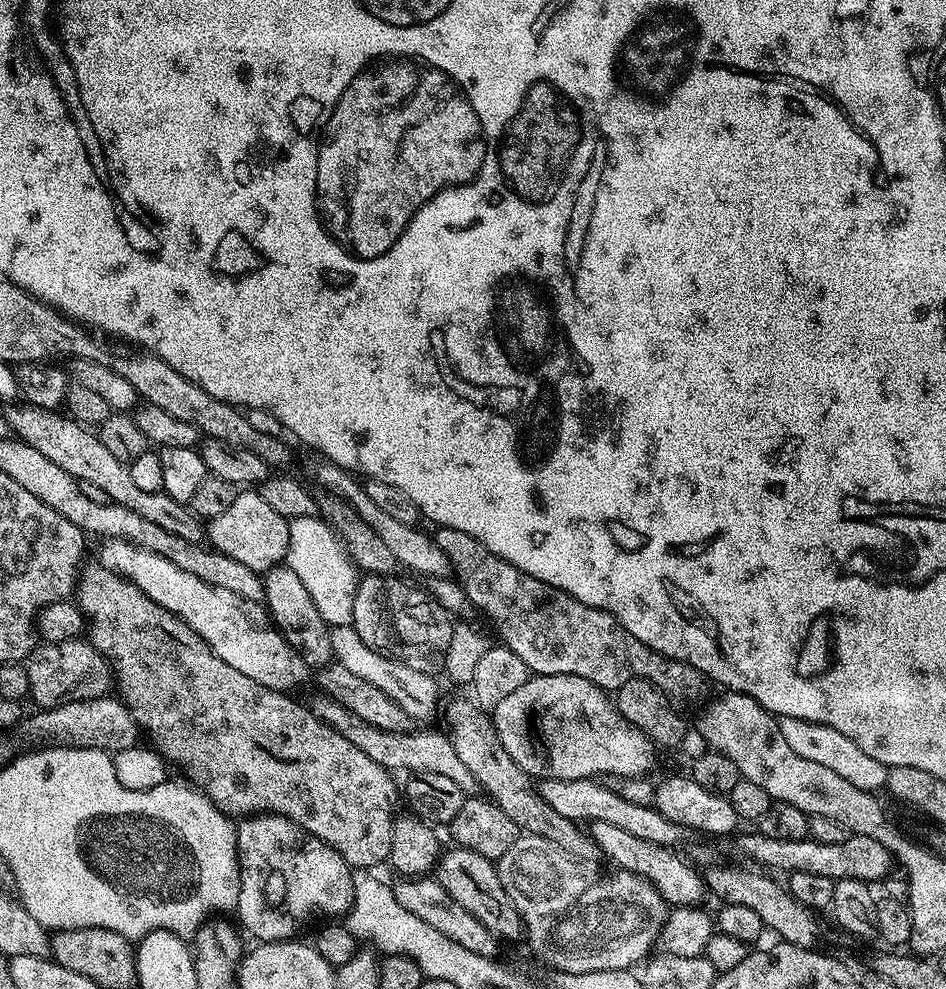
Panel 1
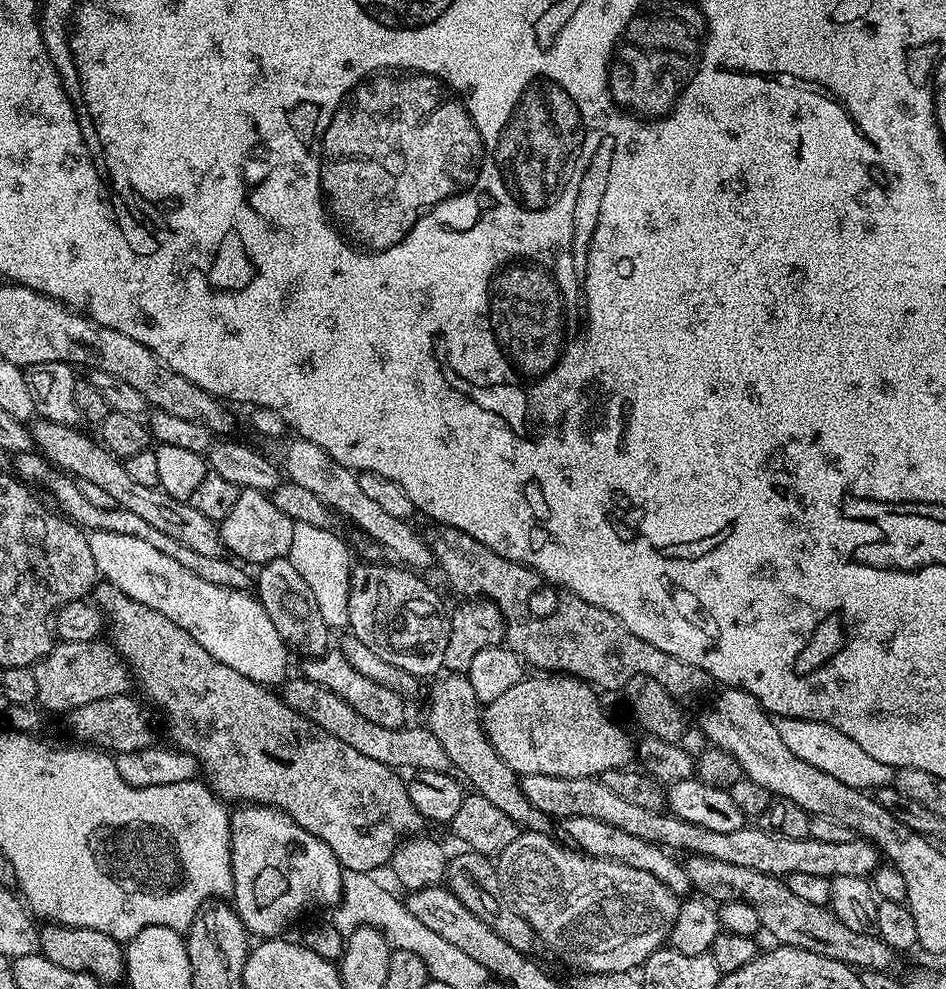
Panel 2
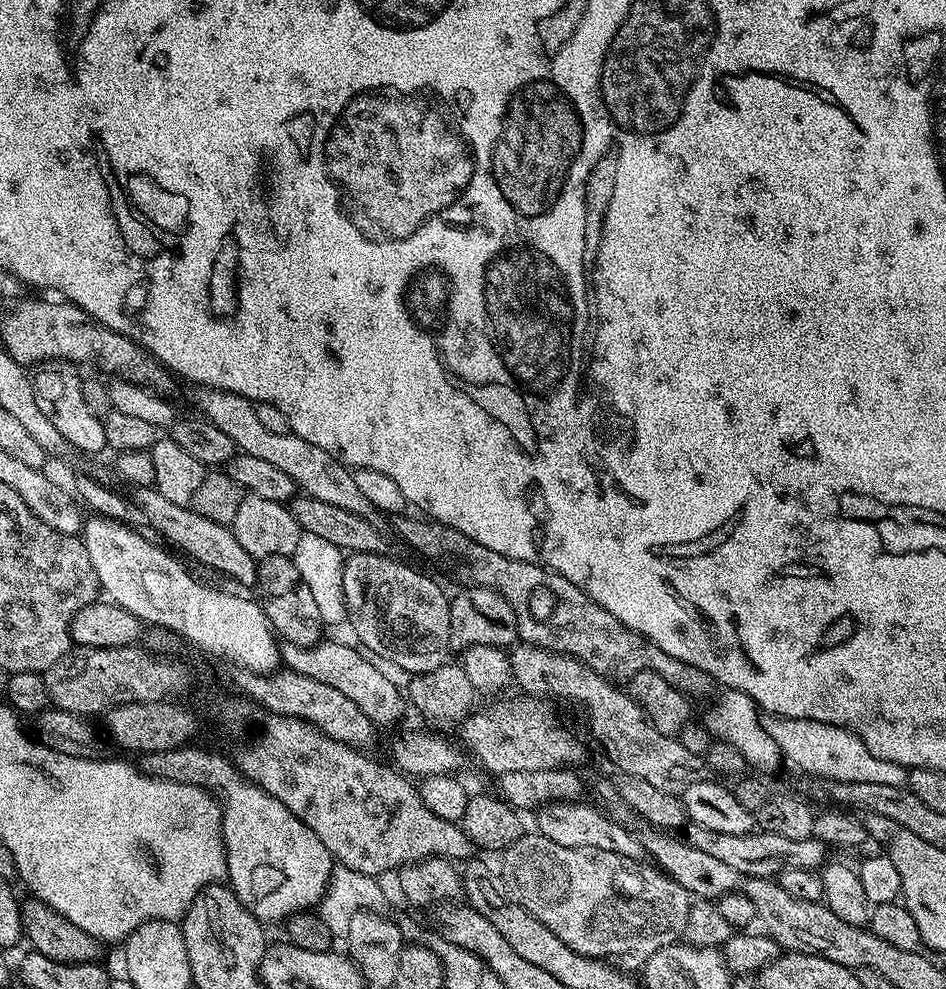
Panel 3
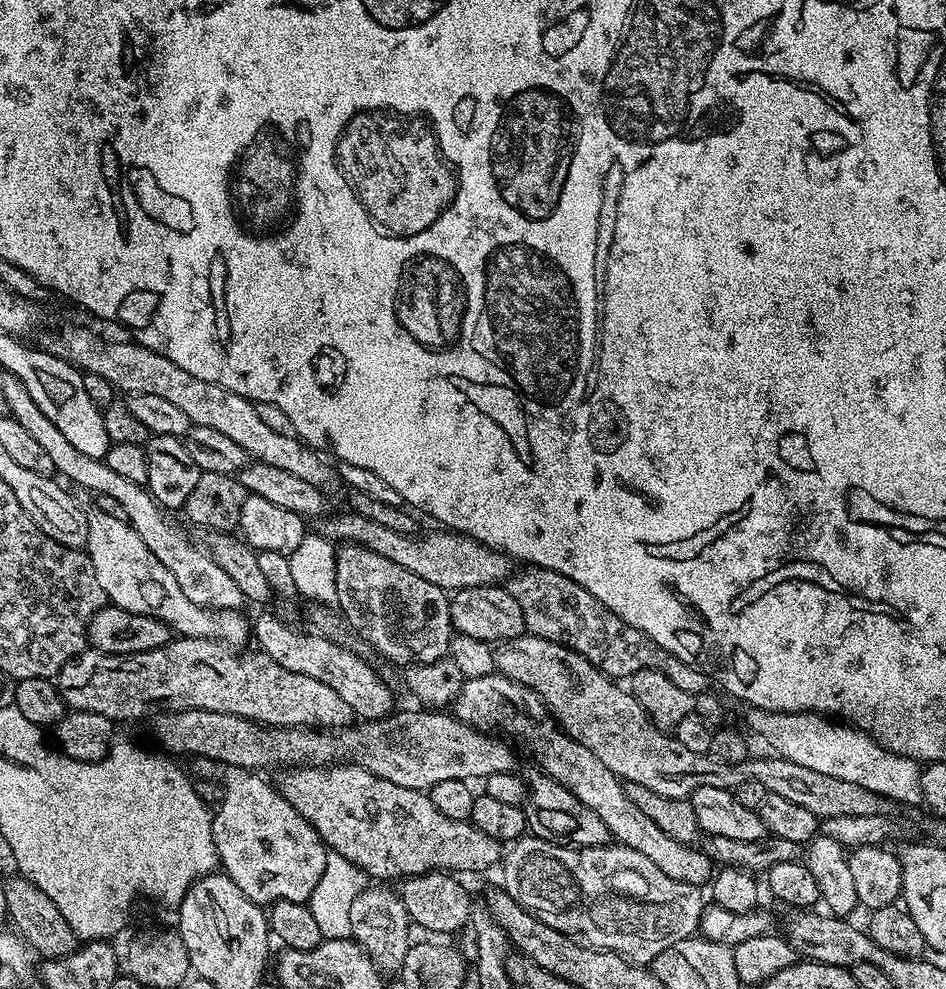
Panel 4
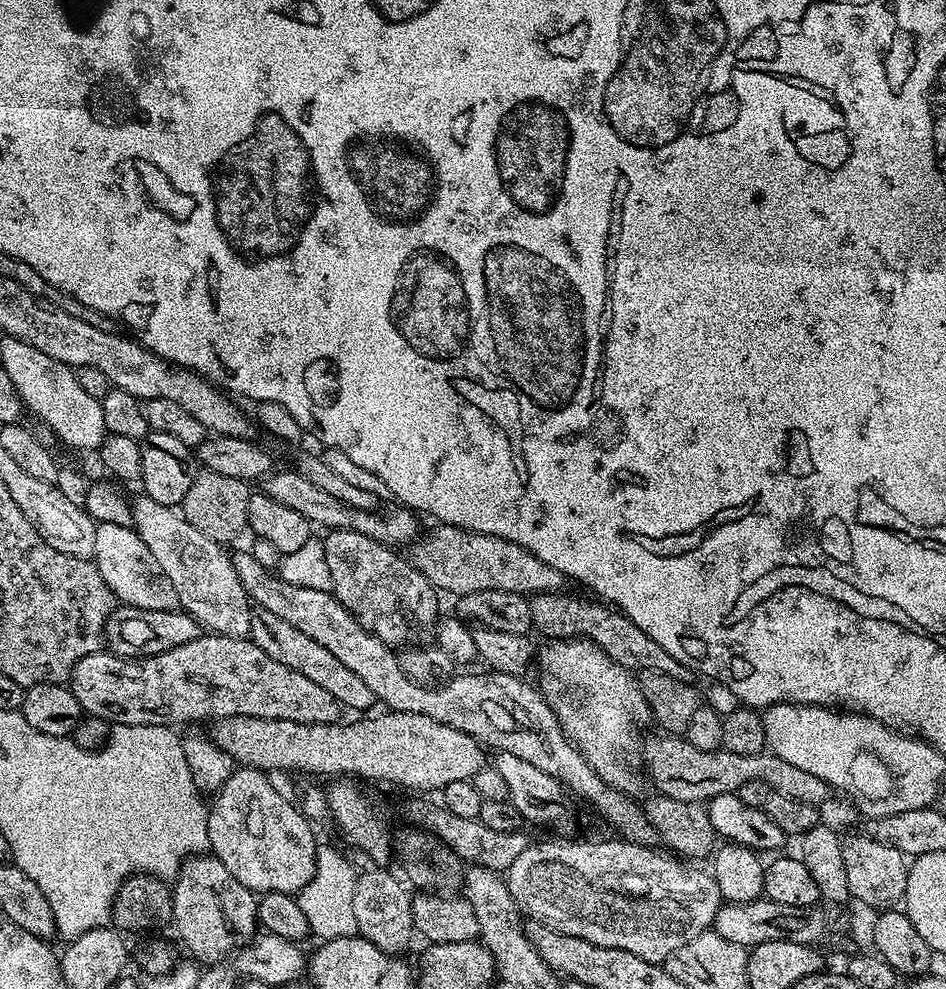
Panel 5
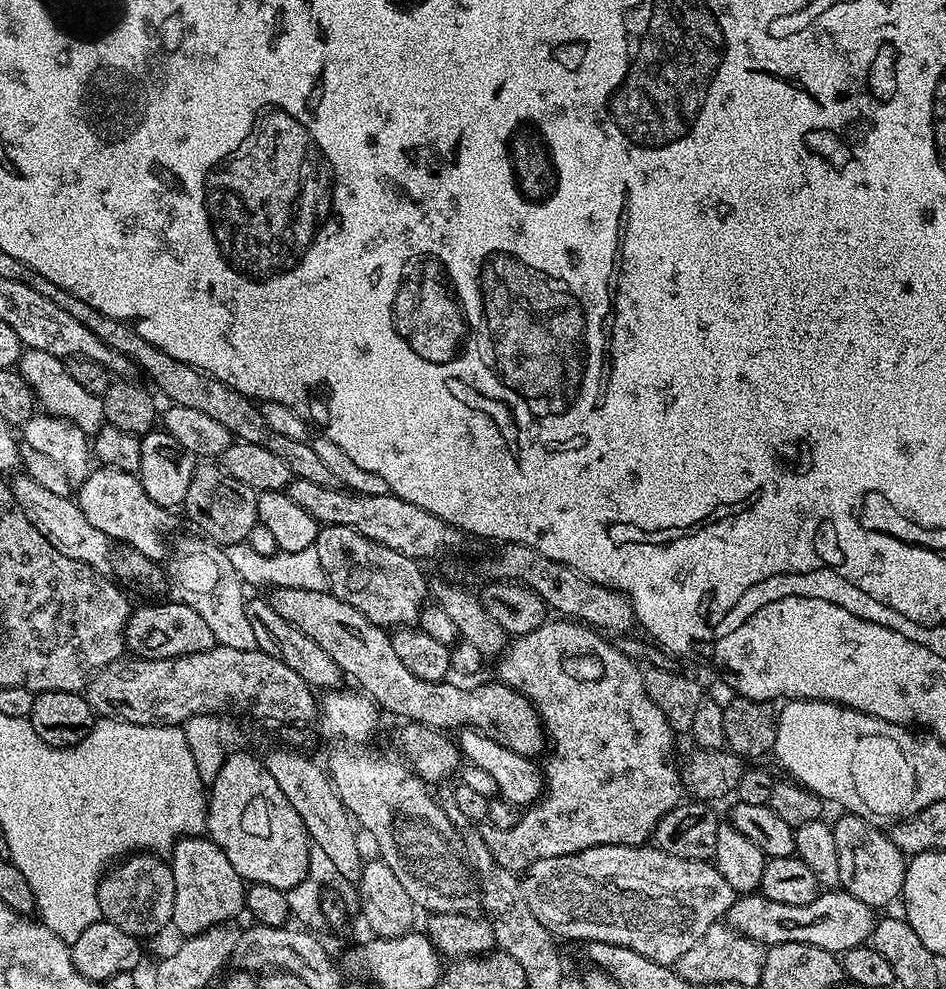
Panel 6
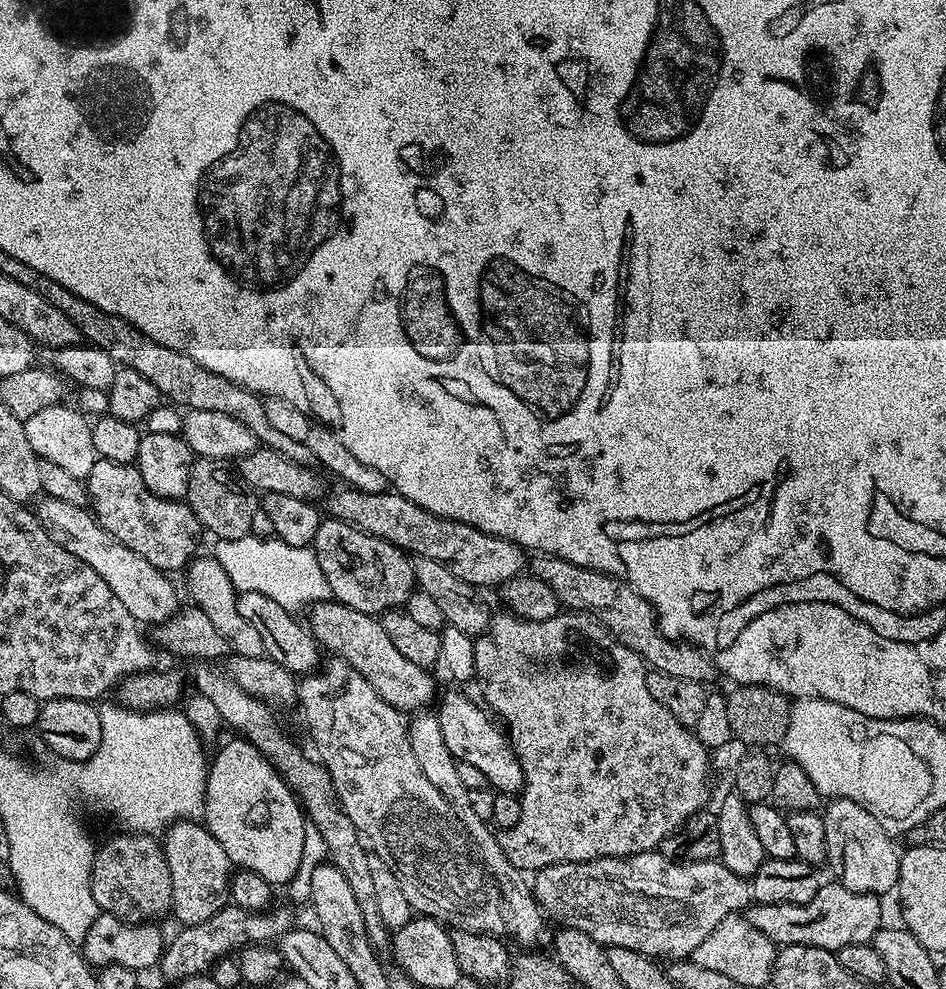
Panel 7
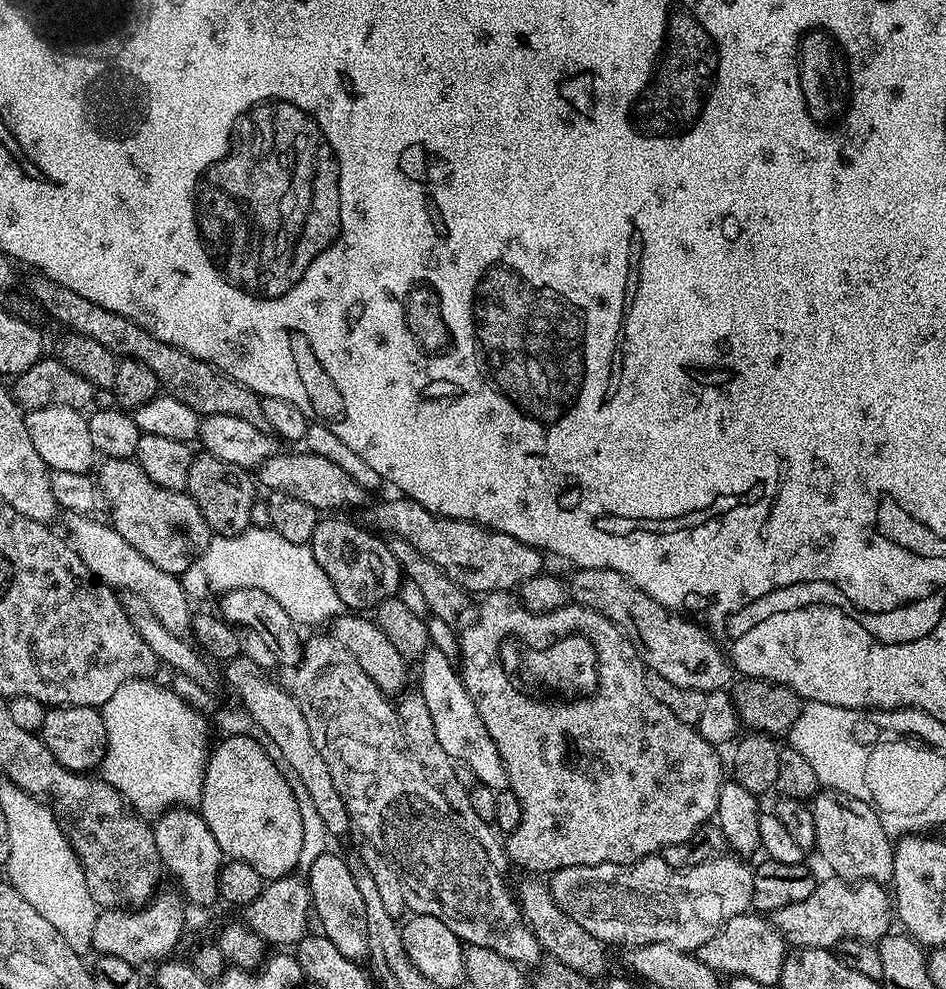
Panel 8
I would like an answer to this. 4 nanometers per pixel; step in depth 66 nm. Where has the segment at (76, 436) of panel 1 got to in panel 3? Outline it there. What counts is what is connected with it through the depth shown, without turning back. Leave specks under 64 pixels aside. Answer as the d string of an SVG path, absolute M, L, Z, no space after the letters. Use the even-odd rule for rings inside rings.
M154 486L135 489L134 495L136 495L134 504L139 515L141 512L148 519L149 526L162 539L169 540L173 544L171 547L177 553L185 552L190 559L197 560L202 567L209 568L212 572L221 572L222 575L229 576L236 584L255 585L258 561L256 557L246 554L246 550L242 550L238 538L234 538L229 525L210 521L209 518L196 513L189 505L170 502L162 494L158 494Z

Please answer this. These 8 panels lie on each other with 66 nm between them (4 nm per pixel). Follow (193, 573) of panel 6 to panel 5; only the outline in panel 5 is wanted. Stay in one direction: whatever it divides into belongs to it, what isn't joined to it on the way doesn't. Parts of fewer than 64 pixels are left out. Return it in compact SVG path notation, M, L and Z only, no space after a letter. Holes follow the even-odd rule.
M143 494L131 501L134 529L166 577L177 591L179 607L189 612L196 623L218 636L247 637L250 633L253 605L232 565L231 555L201 530L195 529L183 513Z

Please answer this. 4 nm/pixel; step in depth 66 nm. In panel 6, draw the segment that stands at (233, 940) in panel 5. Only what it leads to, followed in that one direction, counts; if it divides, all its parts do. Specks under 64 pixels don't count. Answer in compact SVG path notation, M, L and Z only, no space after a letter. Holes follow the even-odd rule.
M207 835L185 836L176 841L176 847L170 853L170 863L174 874L174 914L172 924L180 934L205 932L219 924L232 922L239 912L246 908L246 881L240 877L238 870L230 866L230 858Z

